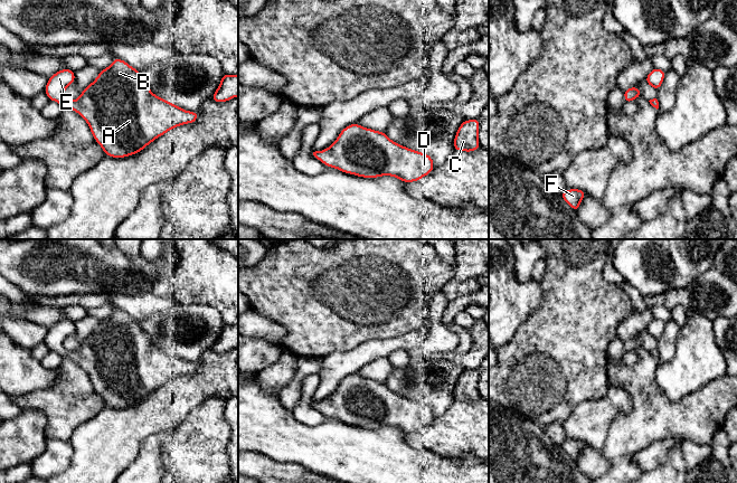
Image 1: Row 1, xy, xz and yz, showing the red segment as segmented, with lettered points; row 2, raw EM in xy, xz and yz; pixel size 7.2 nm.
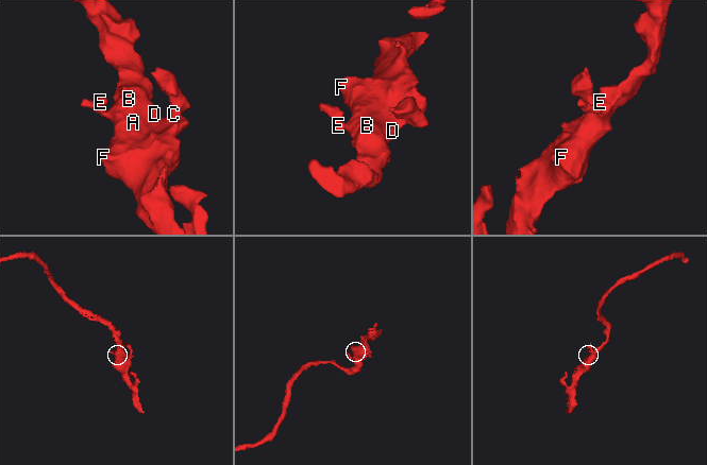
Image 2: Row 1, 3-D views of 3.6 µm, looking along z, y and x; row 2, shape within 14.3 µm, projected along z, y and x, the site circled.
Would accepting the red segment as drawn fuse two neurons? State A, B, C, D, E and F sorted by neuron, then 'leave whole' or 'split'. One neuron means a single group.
groups A B C D E F; leave whole

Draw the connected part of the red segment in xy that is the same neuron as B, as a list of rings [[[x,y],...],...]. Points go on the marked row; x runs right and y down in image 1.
[[[117,57],[107,68],[100,72],[96,79],[82,91],[77,100],[68,101],[64,92],[73,83],[75,83],[75,72],[64,68],[48,78],[44,92],[49,101],[59,103],[63,108],[72,108],[86,121],[95,141],[107,157],[133,155],[171,129],[198,120],[198,112],[182,110],[154,95],[144,83],[141,72]]]

